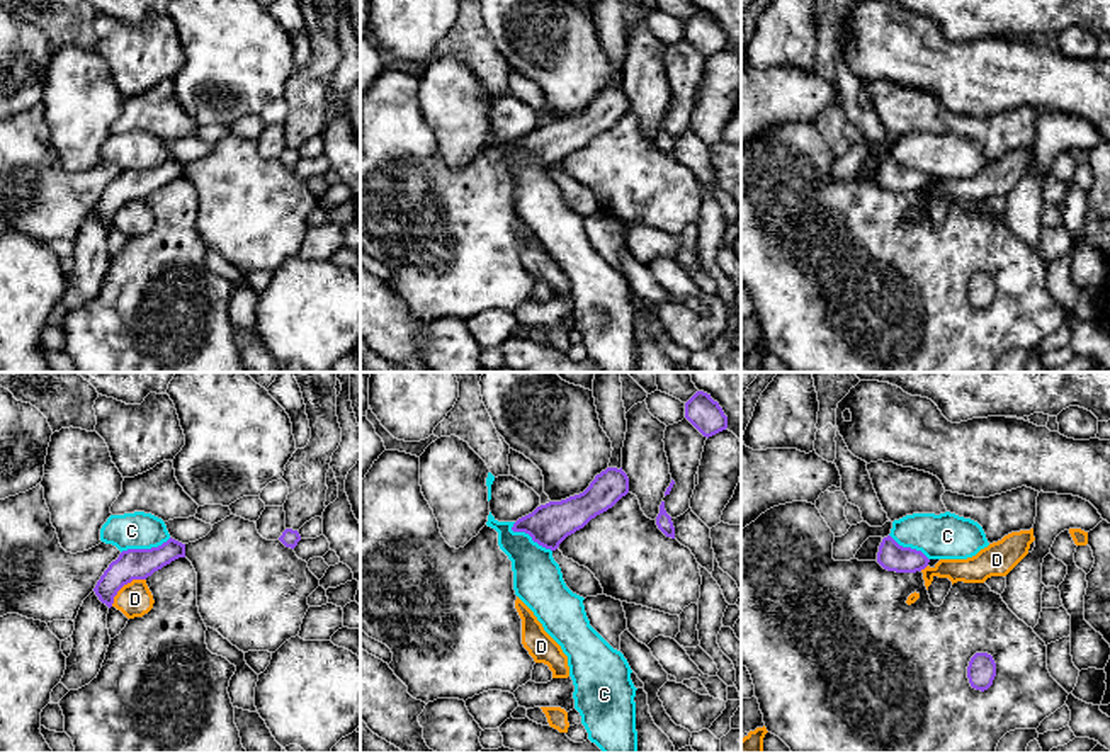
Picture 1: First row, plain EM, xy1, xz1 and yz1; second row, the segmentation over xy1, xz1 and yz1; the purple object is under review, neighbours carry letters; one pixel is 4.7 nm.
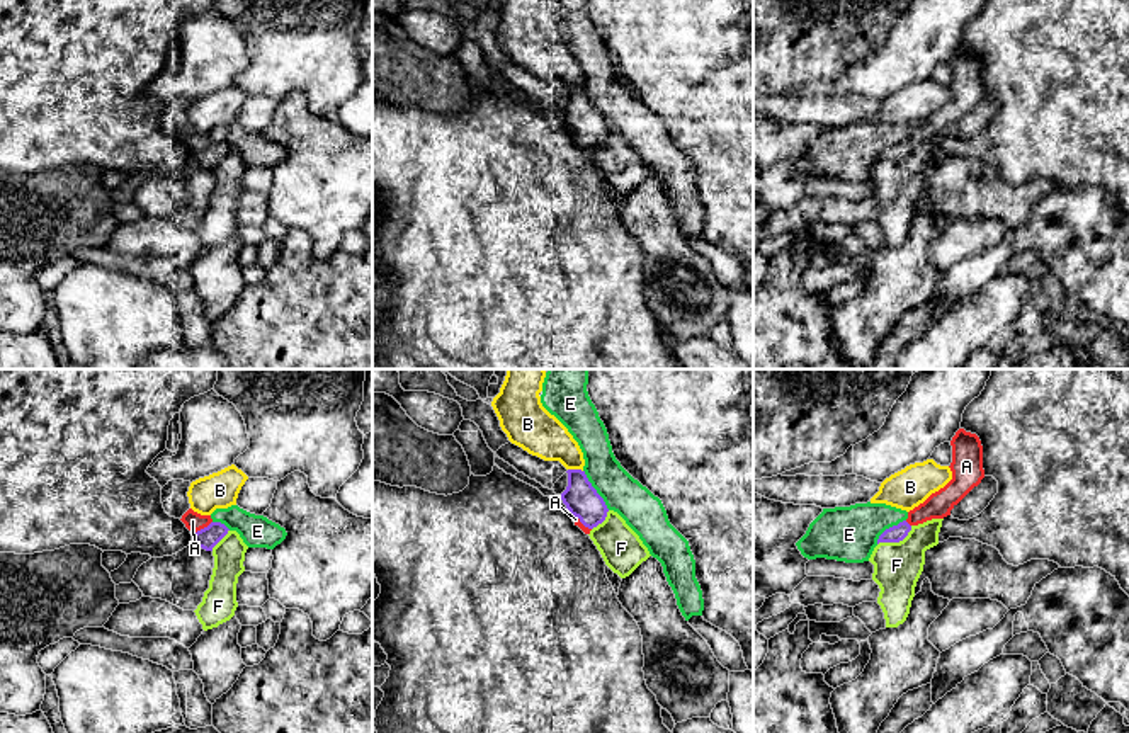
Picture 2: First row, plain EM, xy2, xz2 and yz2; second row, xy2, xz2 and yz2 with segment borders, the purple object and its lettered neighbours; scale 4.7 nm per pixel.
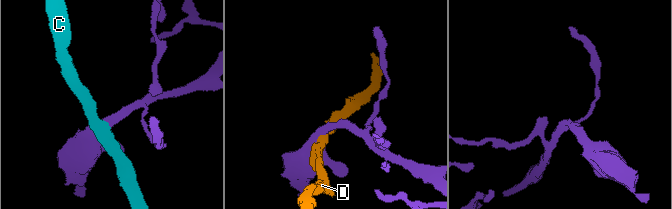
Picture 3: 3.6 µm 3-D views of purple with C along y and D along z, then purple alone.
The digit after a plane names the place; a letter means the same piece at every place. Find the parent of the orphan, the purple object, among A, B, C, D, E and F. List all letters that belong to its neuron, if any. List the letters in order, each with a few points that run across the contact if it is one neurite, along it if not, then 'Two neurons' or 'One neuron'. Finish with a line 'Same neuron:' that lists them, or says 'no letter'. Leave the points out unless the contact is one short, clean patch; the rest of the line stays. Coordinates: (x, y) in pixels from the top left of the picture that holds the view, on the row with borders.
A: Line: xy2 (208, 538), (201, 529), (192, 521). One neuron
B: Two neurons
C: Line: xy1 (170, 537), (157, 546), (128, 548), (121, 553). Two neurons
D: Line: xy1 (145, 578), (128, 582), (111, 605). Two neurons
E: Two neurons
F: Two neurons
Same neuron: A

